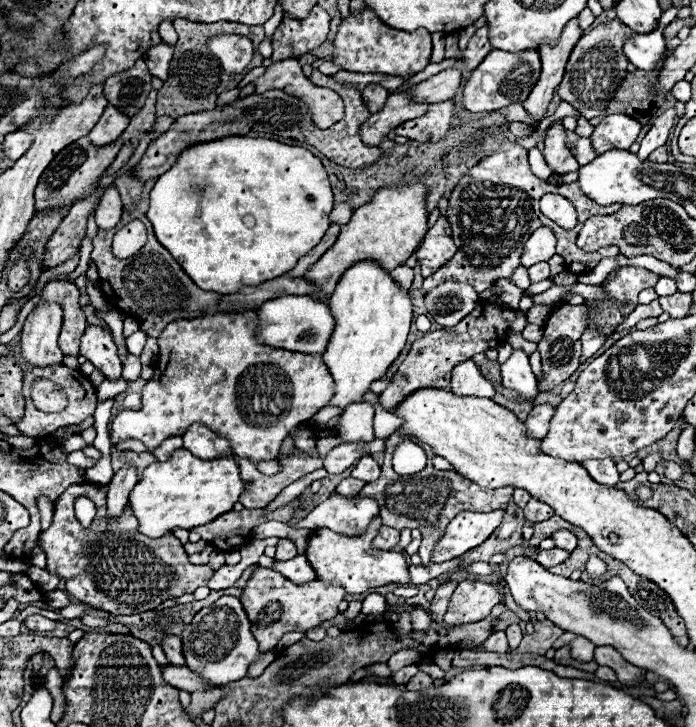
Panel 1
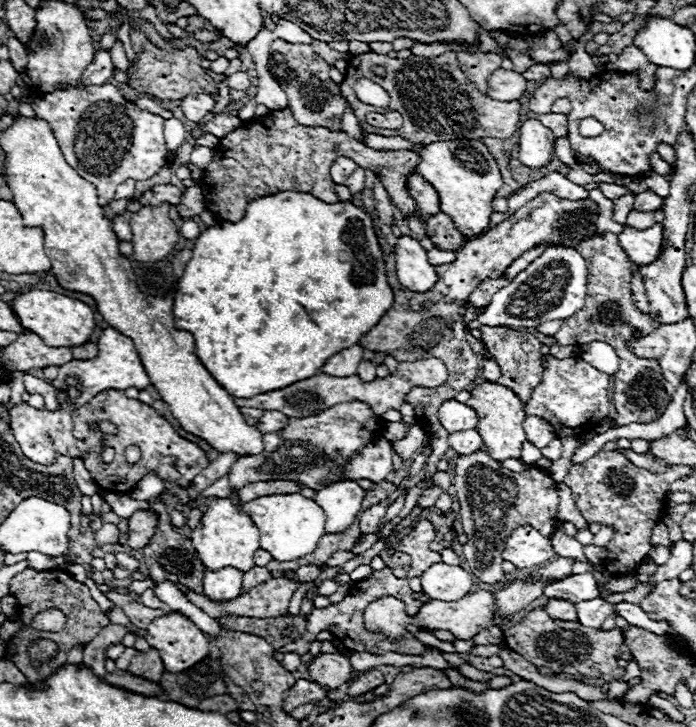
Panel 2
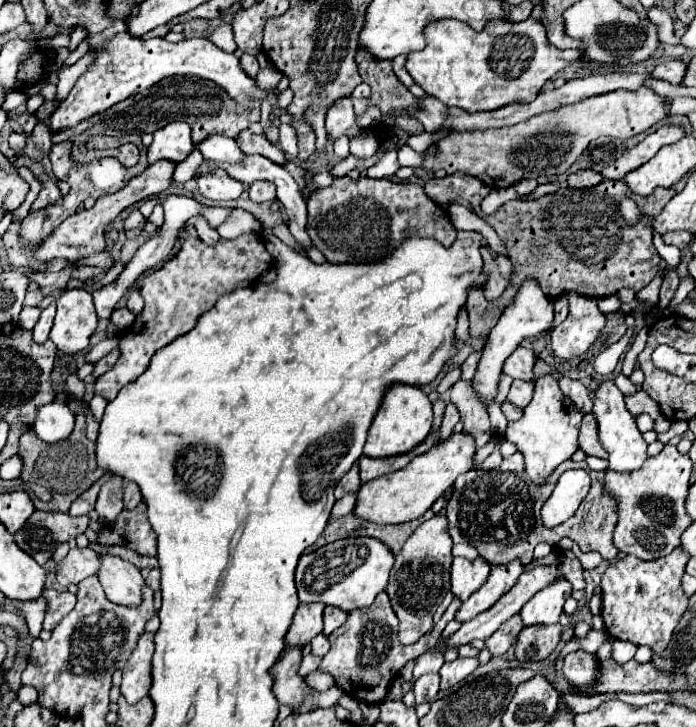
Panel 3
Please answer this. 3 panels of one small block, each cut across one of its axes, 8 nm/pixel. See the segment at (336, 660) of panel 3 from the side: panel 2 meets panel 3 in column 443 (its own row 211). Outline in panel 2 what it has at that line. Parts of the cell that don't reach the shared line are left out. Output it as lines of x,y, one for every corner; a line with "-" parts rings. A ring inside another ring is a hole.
624,194
622,198
614,200
614,204
616,204
614,220
618,223
624,224
626,218
628,218
628,214
630,214
630,210
634,208
634,194

